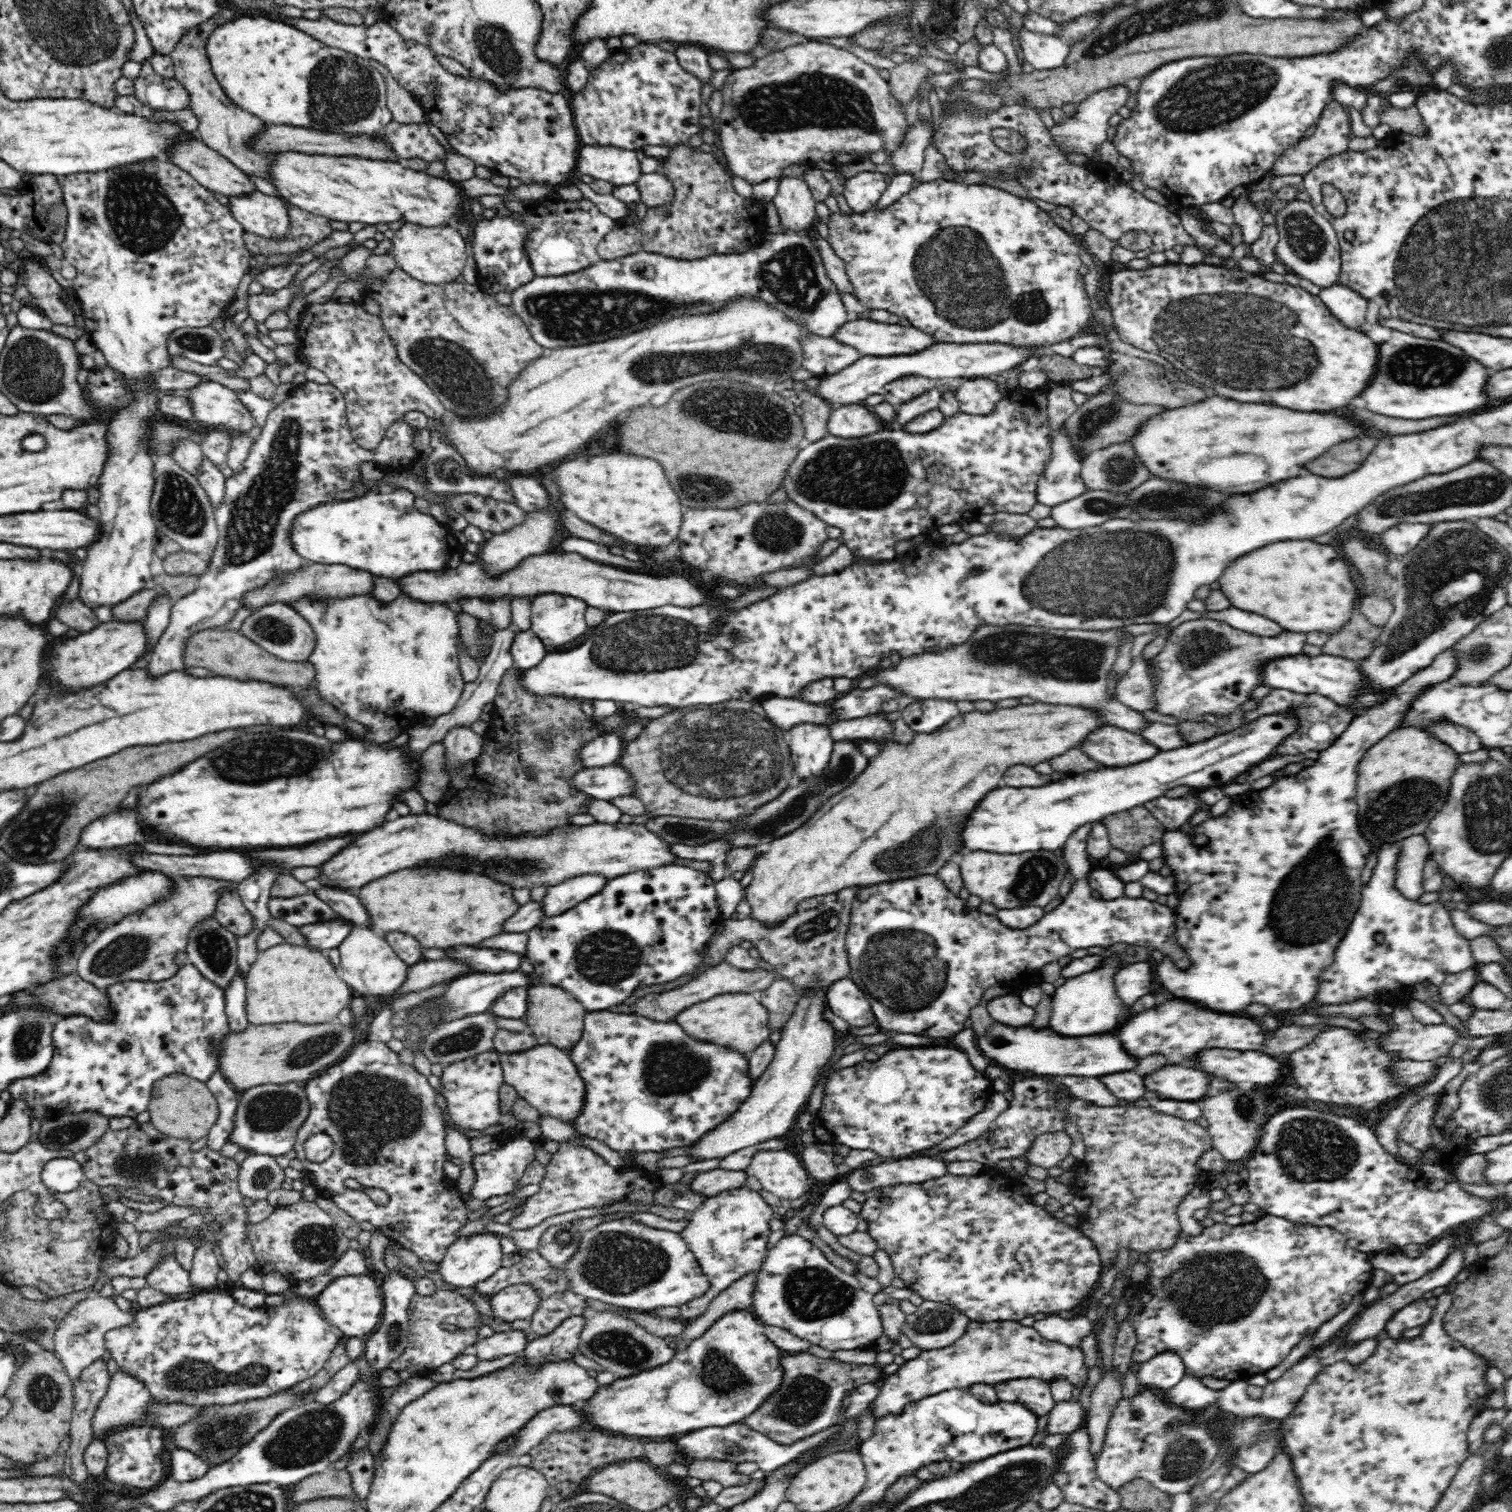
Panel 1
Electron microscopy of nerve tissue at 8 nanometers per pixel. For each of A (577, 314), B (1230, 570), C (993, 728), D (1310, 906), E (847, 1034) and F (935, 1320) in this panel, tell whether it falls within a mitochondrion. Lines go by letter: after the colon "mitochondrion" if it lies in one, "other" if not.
A: mitochondrion
B: other
C: other
D: mitochondrion
E: other
F: mitochondrion

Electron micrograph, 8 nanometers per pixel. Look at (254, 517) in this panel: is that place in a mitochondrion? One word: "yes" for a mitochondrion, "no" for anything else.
yes

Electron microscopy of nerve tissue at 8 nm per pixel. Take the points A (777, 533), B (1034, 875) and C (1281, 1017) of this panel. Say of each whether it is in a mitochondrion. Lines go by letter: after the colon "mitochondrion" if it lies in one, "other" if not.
A: mitochondrion
B: mitochondrion
C: other

